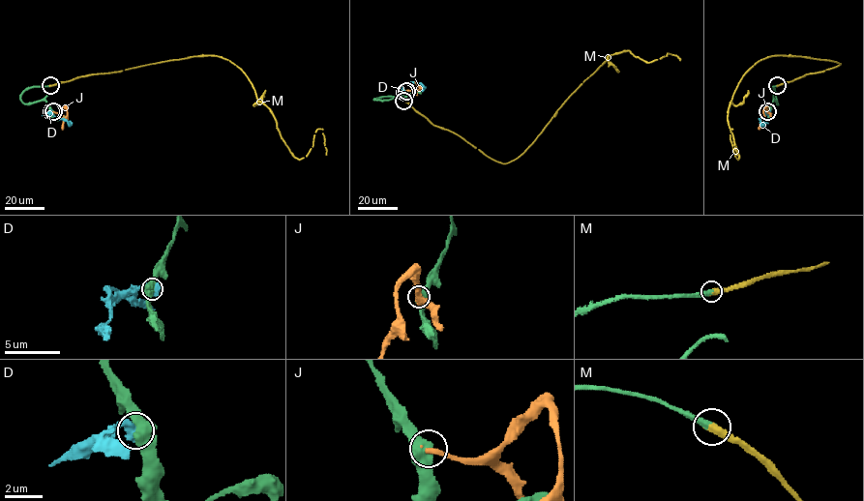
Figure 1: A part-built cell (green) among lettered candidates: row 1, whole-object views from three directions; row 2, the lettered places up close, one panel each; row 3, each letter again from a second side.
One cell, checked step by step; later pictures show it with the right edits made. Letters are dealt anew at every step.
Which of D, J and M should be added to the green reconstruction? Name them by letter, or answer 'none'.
M

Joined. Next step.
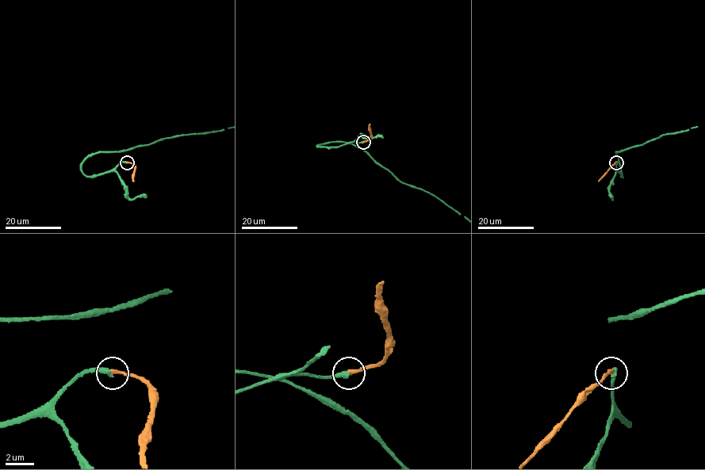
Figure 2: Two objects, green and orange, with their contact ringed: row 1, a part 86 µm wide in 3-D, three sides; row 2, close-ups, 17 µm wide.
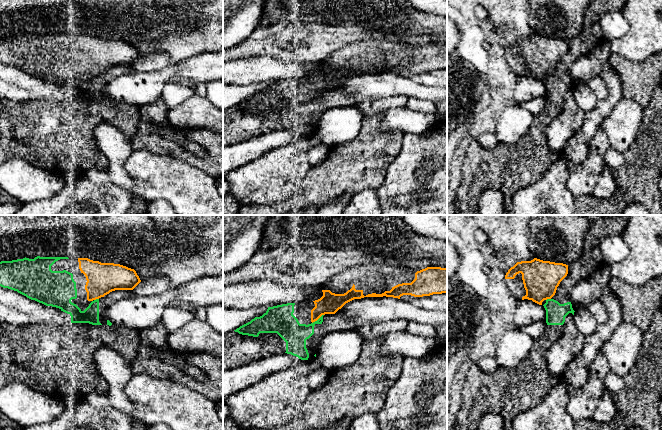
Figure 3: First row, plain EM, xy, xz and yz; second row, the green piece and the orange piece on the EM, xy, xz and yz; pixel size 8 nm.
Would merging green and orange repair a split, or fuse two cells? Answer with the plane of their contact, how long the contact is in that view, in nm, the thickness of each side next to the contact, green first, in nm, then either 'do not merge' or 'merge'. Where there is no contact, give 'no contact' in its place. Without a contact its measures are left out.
meets green in xz; contact 120 nm long; 190 nm thick on the green side, 170 nm on the other; merge

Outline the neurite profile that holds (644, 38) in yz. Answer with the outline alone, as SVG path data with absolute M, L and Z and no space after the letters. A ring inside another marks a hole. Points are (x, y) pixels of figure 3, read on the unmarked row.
M626 0L621 13L629 24L629 30L610 43L612 54L639 62L662 52L662 0Z

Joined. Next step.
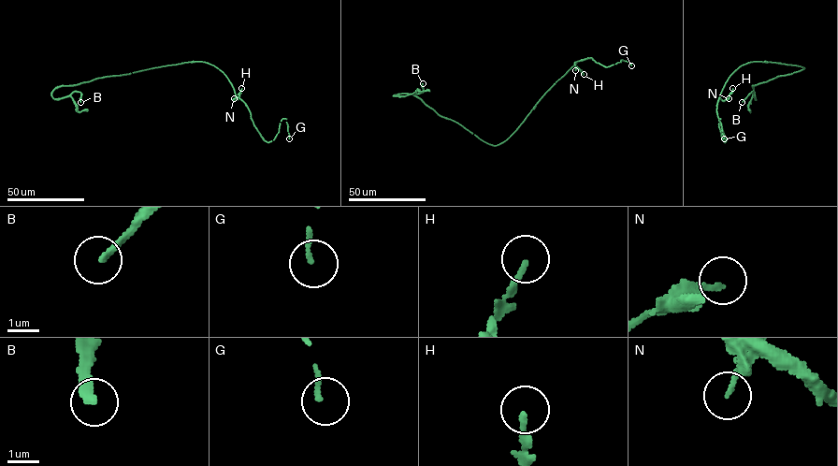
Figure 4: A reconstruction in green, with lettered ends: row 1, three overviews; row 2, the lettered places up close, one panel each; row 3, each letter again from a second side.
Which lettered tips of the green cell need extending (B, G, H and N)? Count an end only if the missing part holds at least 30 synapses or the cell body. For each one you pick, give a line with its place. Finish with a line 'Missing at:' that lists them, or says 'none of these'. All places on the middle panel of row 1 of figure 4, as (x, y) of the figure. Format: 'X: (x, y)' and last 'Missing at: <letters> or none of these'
B: (423, 83)
Missing at: B

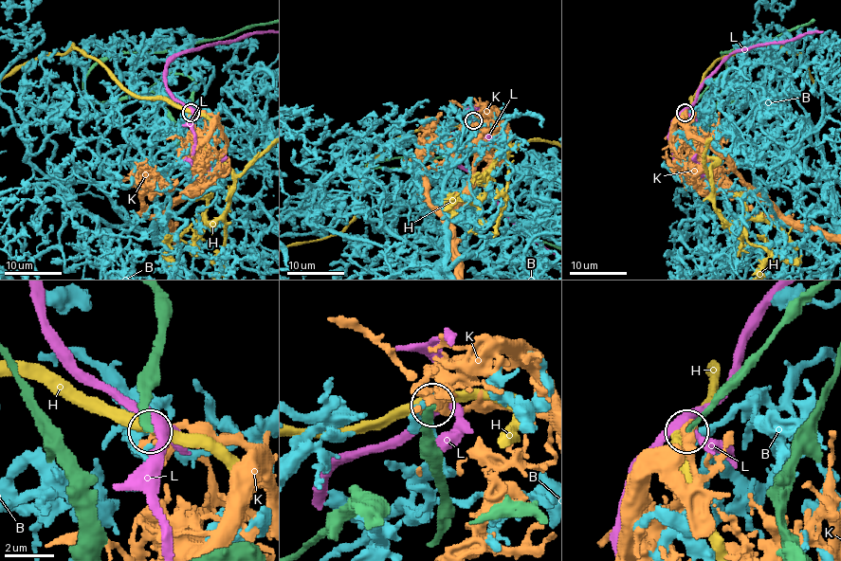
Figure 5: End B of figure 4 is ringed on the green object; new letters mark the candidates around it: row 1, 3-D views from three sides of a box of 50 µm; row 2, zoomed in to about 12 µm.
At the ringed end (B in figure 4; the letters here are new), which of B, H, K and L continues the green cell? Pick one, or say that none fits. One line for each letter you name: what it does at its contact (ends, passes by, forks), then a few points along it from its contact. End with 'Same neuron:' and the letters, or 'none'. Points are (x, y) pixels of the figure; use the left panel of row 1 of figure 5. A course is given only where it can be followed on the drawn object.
Same neuron: none

